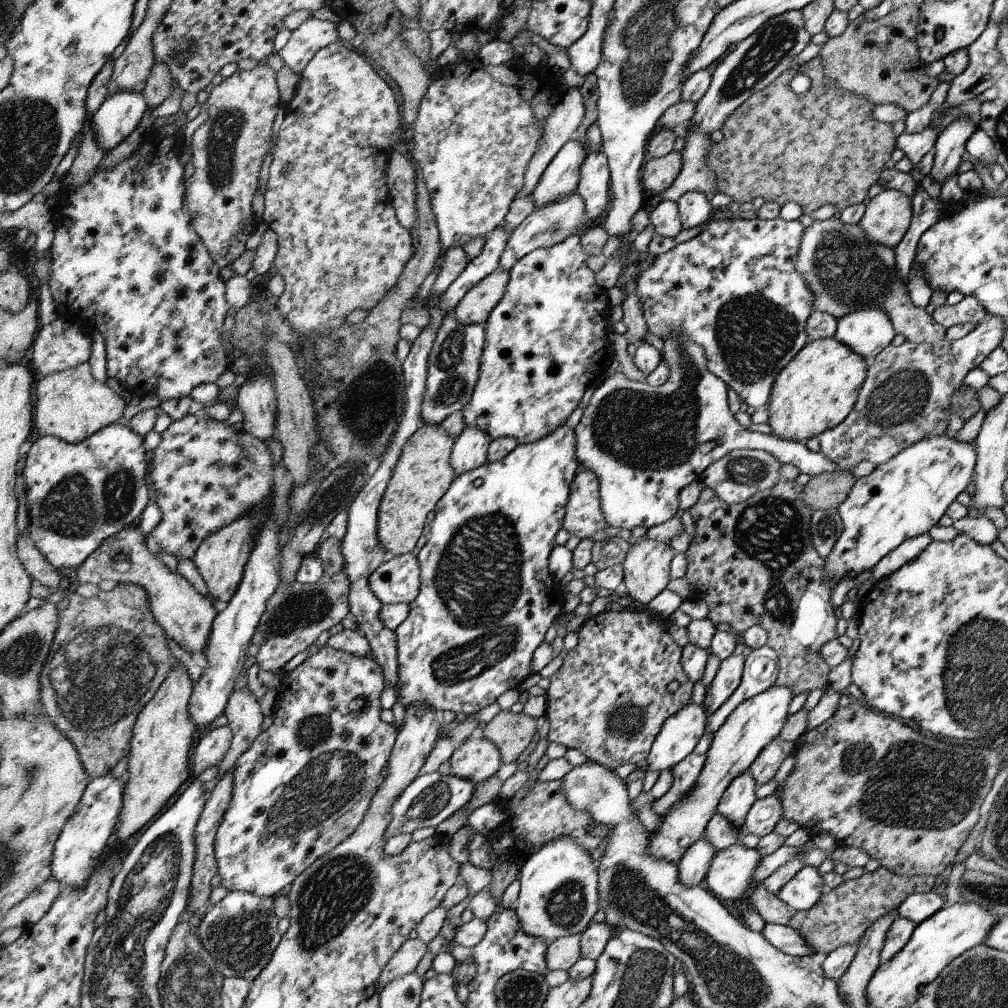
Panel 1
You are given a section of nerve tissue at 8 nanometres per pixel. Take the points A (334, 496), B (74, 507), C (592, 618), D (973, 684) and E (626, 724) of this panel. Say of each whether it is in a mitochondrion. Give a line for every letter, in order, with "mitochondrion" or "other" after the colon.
A: mitochondrion
B: mitochondrion
C: other
D: mitochondrion
E: mitochondrion

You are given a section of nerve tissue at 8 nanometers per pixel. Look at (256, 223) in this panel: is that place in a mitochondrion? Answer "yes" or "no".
no

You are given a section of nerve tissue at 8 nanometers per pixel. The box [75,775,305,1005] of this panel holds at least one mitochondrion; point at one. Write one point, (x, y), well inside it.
(240, 940)

